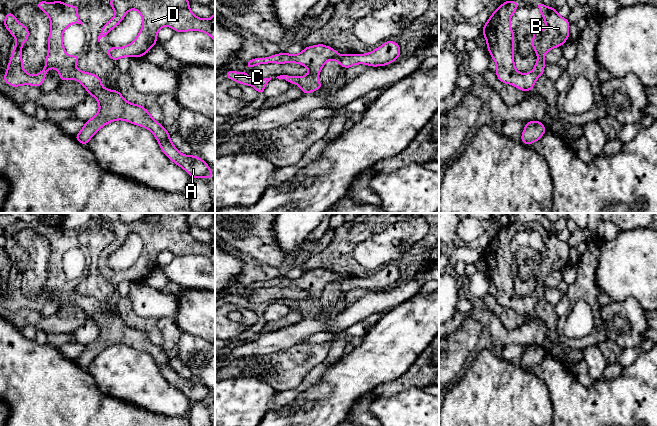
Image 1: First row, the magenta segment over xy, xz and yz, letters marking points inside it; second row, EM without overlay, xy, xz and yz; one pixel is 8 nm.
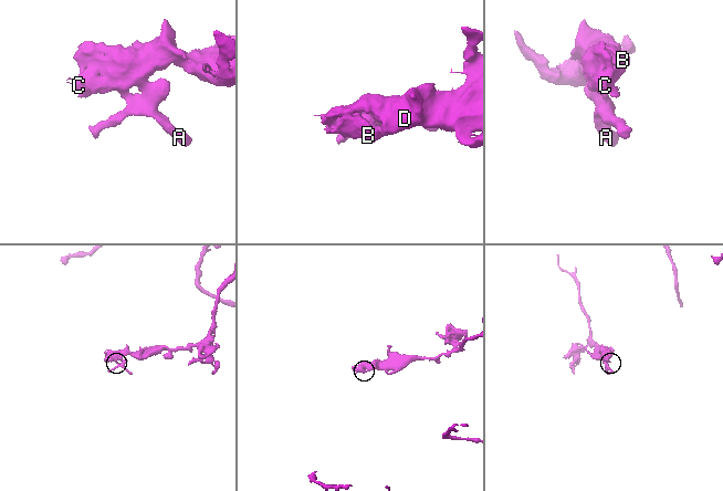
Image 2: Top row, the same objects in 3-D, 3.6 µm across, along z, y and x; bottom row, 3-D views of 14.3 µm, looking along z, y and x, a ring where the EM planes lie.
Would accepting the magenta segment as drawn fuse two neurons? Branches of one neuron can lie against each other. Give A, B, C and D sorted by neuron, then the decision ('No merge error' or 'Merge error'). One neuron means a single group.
Groups: A B C D. No merge error

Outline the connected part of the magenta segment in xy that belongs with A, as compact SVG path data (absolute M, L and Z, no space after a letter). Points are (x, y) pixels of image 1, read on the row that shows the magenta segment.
M38 0L36 7L44 11L51 22L45 68L37 75L31 75L24 71L22 45L29 38L29 29L17 21L13 12L7 12L3 25L16 39L17 44L13 48L6 67L7 72L3 75L4 82L11 87L32 85L40 88L48 70L55 68L60 73L60 82L67 79L77 80L85 87L87 93L98 101L100 106L99 112L93 118L85 121L84 127L74 136L79 143L86 146L103 126L115 120L124 120L149 129L154 134L162 152L172 162L183 168L191 178L214 178L210 167L204 160L194 155L183 155L178 151L171 142L169 132L152 118L146 108L140 104L127 102L118 90L103 88L99 76L80 71L75 67L81 55L68 56L63 46L62 36L69 25L74 23L83 25L77 15L81 6L67 5L61 0L56 2Z

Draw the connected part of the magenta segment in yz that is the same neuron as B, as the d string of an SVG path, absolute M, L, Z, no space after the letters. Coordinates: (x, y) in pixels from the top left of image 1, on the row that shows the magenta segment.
M511 0L502 3L483 26L482 34L487 42L486 48L497 65L495 74L499 81L528 92L533 89L538 77L544 74L546 53L555 47L561 47L569 39L570 22L559 16L554 7L547 7L542 2L535 4L545 20L546 27L544 31L532 30L531 47L537 53L537 62L531 72L523 74L518 72L514 65L515 39L510 26L510 19L519 5Z

